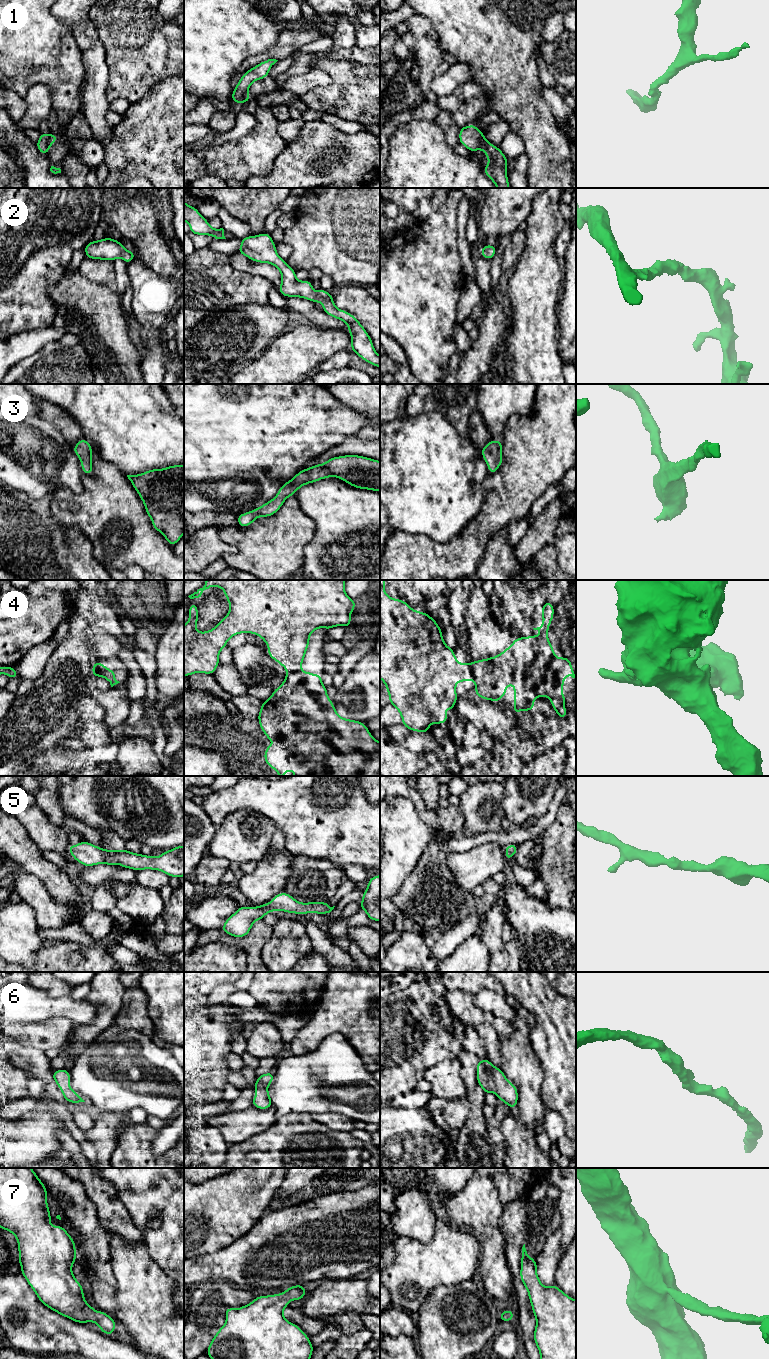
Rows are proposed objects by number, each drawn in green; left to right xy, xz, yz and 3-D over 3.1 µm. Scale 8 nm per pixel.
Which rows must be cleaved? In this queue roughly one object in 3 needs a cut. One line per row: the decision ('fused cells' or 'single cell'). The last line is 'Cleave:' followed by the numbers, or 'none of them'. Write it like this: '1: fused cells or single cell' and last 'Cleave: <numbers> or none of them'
1: fused cells
2: single cell
3: single cell
4: fused cells
5: single cell
6: single cell
7: single cell
Cleave: 1, 4

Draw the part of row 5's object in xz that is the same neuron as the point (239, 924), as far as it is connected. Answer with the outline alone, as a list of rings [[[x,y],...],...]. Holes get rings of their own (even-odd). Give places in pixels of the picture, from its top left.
[[[282,892],[275,895],[270,903],[265,903],[257,907],[240,906],[234,914],[227,918],[220,930],[229,936],[242,938],[249,934],[255,921],[263,919],[266,914],[275,910],[298,915],[304,915],[306,913],[326,915],[334,907],[330,907],[329,902],[301,903],[290,894]]]

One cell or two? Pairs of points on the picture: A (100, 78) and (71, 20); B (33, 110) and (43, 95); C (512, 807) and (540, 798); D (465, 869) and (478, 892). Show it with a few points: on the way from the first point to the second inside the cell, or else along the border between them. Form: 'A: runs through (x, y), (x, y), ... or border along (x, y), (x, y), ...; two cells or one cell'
A: runs through (97, 61), (96, 39), (88, 27); one cell
B: runs through (37, 106), (39, 99); one cell
C: runs through (519, 803), (522, 800), (533, 798); one cell
D: border along (481, 884), (478, 884), (471, 891); two cells

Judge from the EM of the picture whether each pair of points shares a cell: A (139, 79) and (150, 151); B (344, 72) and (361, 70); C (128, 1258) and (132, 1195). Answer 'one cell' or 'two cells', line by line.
A: two cells
B: two cells
C: two cells

